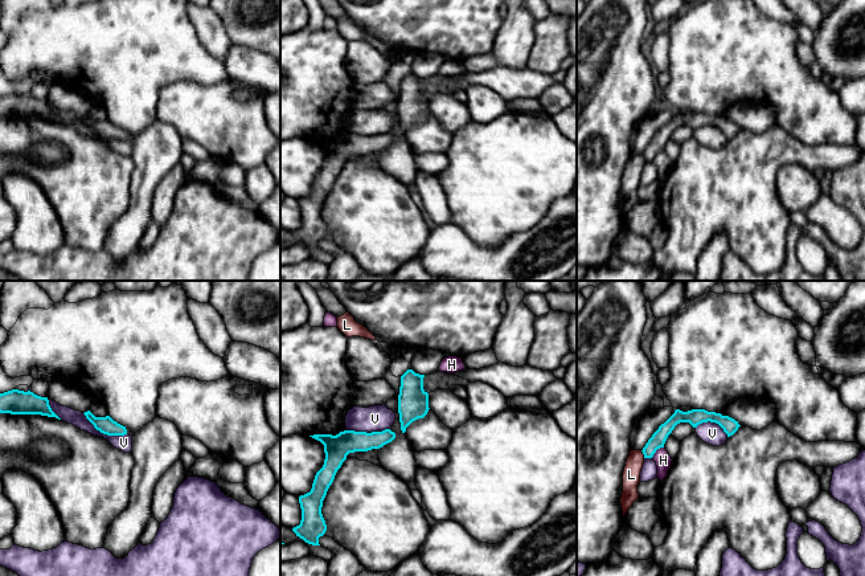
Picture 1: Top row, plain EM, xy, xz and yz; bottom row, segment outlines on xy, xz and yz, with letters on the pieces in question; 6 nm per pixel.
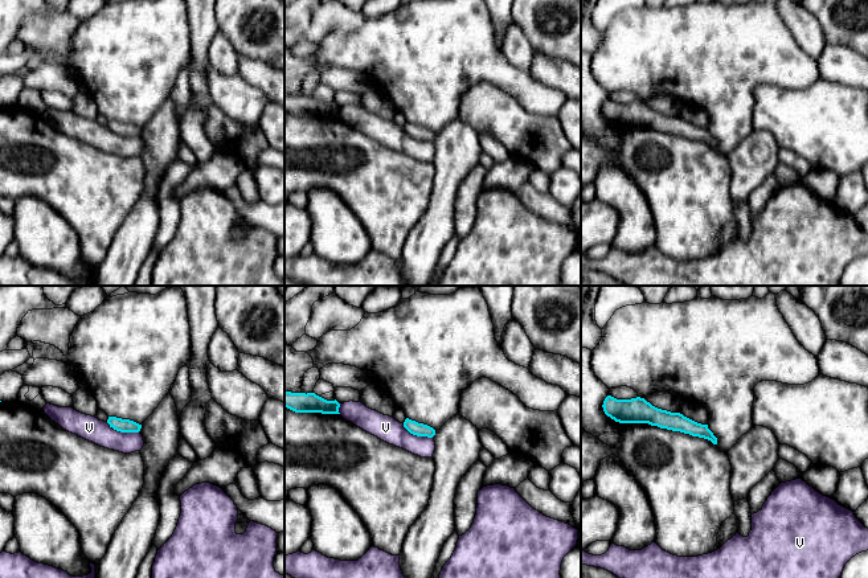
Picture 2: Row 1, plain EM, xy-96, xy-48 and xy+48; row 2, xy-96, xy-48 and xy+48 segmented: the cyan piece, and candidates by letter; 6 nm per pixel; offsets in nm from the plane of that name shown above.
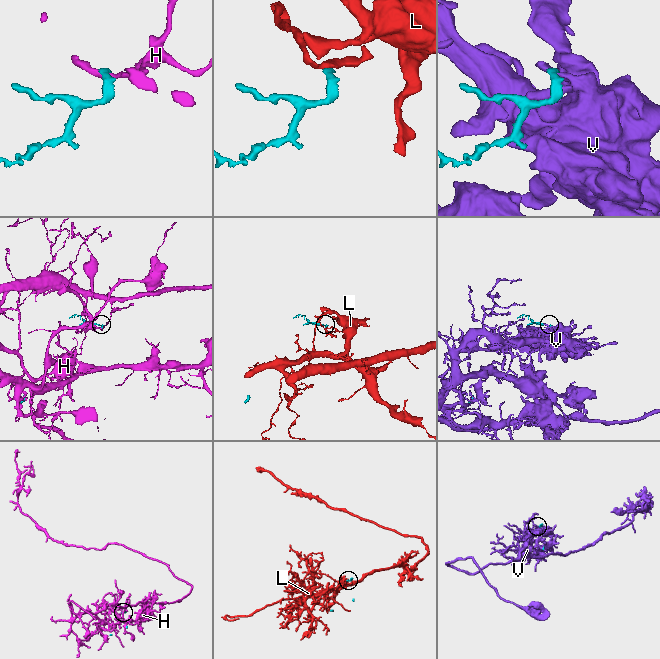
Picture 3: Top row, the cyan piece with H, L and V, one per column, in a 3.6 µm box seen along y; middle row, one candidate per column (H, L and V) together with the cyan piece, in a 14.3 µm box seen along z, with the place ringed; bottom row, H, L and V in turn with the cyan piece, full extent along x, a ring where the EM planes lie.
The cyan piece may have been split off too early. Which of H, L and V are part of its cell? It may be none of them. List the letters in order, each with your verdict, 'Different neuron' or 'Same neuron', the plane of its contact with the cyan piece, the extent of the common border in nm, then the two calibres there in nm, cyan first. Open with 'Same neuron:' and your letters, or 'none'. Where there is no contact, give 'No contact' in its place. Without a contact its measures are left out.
Same neuron: V
H: Different neuron. Touches cyan in yz. Shared border 100 nm. Thickness 90 nm (cyan) against 100 nm
L: Different neuron. Touches cyan in yz. Shared border 50 nm. Thickness 90 nm (cyan) against 110 nm
V: Same neuron. Touches cyan in xy. Shared border 300 nm. Thickness 110 nm (cyan) against 100 nm

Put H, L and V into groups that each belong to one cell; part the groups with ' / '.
H / L / V

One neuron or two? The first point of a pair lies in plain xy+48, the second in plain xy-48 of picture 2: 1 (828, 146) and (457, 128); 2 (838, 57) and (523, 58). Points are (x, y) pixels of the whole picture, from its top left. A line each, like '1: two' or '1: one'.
1: two
2: two

